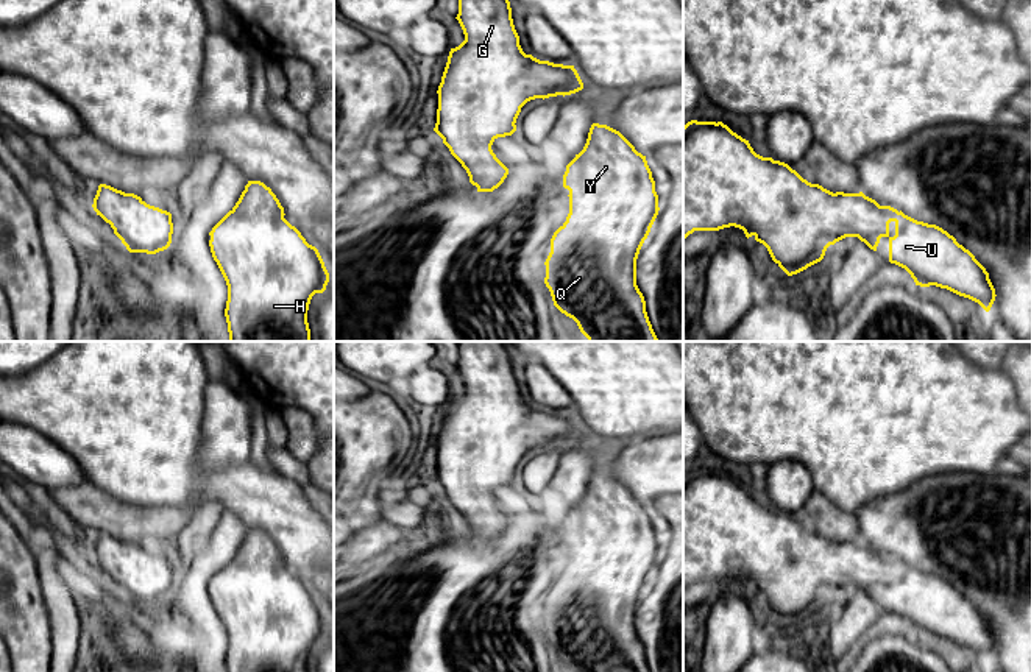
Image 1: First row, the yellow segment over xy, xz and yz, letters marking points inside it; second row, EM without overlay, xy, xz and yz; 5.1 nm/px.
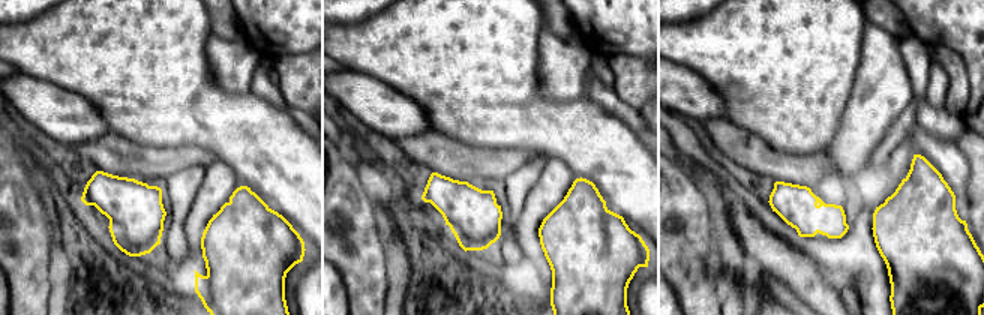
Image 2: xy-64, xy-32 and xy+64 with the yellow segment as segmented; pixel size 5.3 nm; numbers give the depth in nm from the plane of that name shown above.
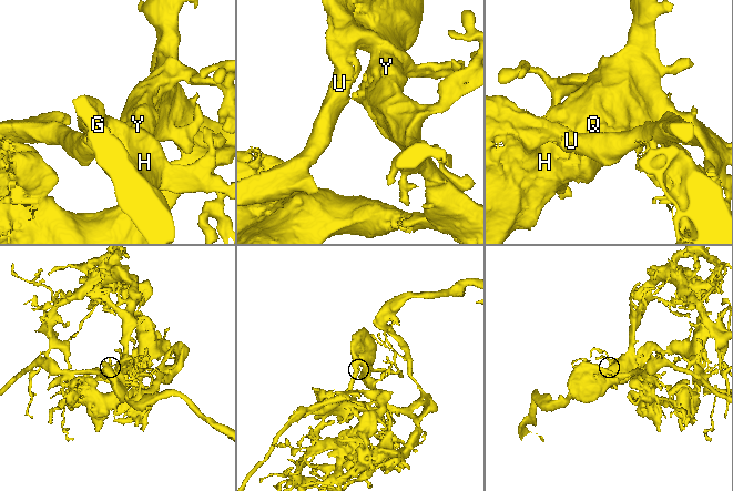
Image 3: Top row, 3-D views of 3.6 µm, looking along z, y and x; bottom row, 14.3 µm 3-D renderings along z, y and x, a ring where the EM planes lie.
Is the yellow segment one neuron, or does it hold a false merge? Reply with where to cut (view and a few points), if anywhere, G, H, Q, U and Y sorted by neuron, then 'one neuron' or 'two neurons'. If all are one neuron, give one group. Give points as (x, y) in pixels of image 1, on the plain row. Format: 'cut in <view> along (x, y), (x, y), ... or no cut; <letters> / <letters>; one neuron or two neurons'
no cut; G H Q U Y; one neuron

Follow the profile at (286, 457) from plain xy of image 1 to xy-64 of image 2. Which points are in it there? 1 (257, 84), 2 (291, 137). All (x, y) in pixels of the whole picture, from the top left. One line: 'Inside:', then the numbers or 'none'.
Inside: 1

